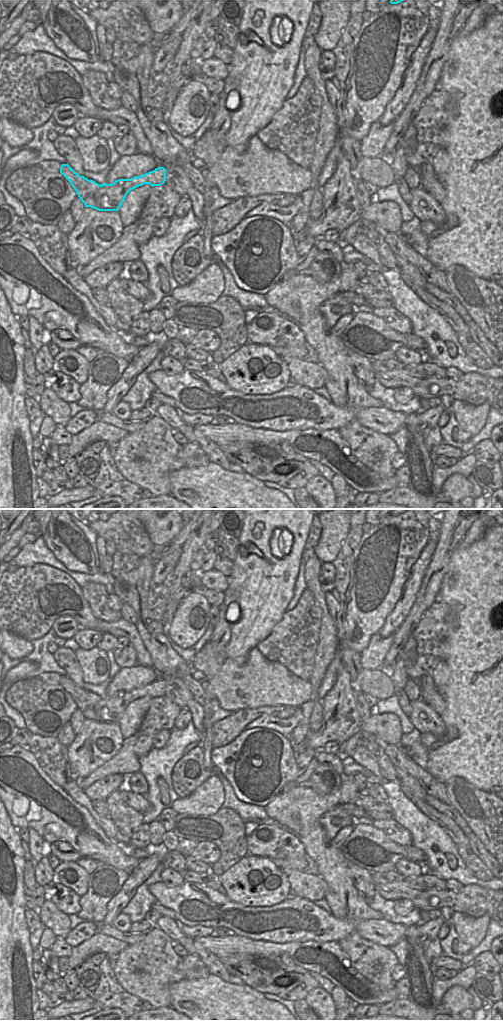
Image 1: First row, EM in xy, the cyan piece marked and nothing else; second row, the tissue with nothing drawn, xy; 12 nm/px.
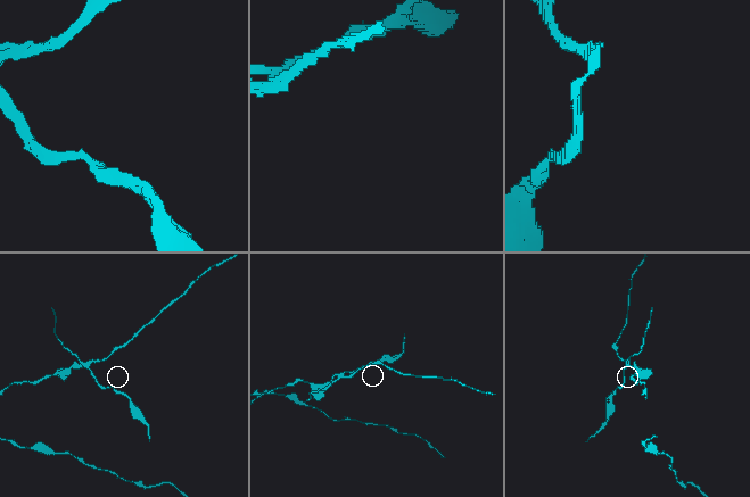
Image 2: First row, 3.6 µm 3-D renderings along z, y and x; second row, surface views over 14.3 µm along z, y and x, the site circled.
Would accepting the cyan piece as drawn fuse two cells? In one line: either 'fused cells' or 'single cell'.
fused cells

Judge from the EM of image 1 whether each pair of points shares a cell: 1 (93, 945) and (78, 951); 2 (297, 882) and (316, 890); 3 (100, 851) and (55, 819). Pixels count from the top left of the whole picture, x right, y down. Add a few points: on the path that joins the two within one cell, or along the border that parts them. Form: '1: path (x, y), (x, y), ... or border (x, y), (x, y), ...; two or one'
1: path (89, 947), (82, 951); one
2: path (302, 885), (311, 887); one
3: path (88, 845), (76, 845), (74, 838), (67, 831); one

